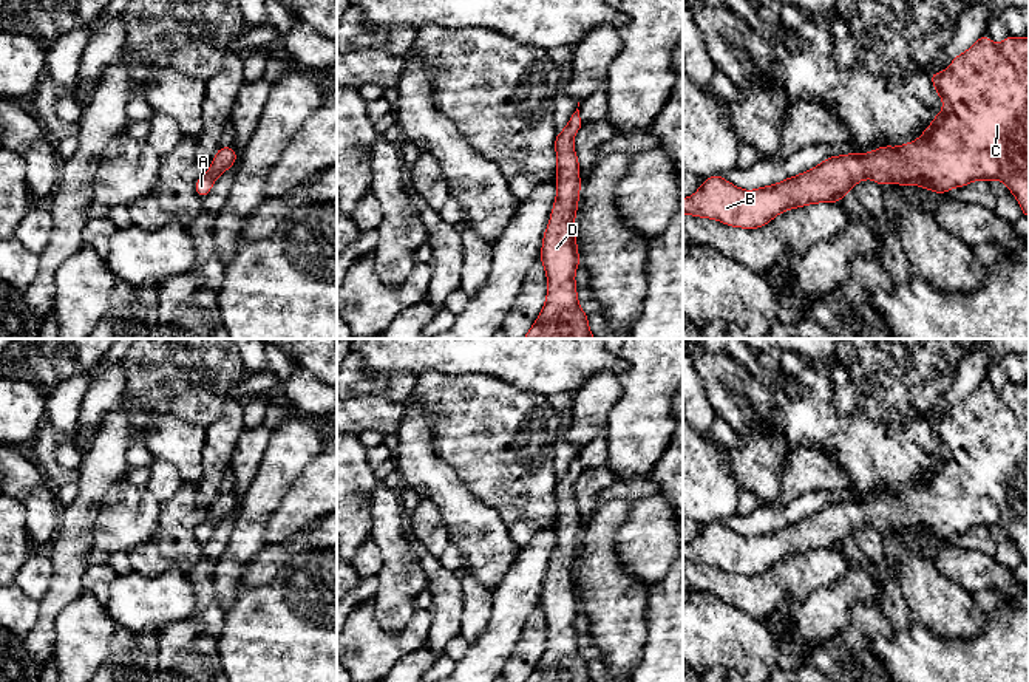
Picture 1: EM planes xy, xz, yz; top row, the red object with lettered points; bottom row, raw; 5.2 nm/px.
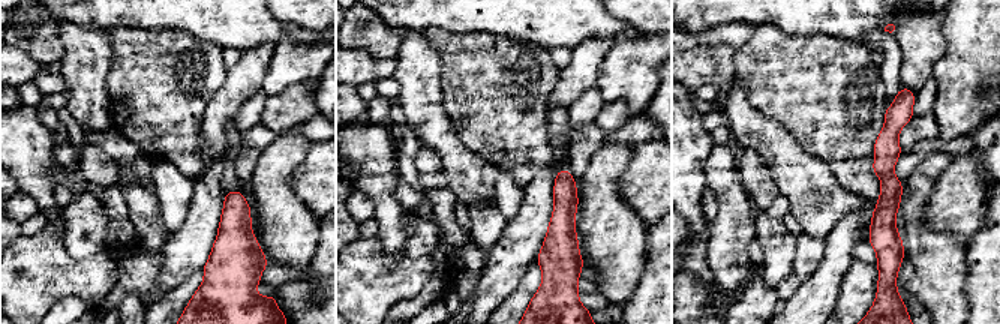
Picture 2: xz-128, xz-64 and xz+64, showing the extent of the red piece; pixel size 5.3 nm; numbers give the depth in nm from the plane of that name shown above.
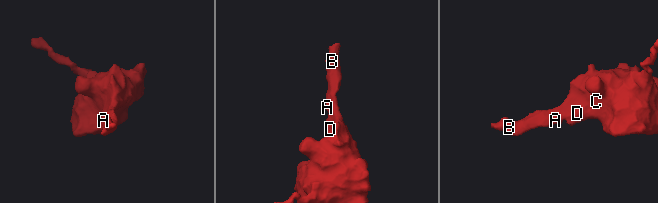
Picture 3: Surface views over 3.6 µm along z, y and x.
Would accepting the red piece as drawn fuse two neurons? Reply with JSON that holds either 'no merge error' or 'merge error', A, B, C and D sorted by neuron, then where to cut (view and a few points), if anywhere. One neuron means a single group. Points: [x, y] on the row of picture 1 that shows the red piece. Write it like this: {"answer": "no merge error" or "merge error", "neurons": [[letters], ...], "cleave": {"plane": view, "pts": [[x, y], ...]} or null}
{"answer": "no merge error", "neurons": [["A", "B", "C", "D"]], "cleave": null}

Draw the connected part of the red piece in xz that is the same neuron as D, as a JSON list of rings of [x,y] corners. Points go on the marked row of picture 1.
[[[579,110],[570,116],[569,124],[561,133],[556,133],[556,198],[550,213],[548,226],[542,237],[541,263],[547,274],[547,298],[528,332],[522,339],[595,339],[587,314],[579,308],[576,297],[575,272],[579,266],[579,254],[575,237],[575,215],[578,210],[581,179],[579,162],[573,147],[573,136],[582,127],[584,121]]]

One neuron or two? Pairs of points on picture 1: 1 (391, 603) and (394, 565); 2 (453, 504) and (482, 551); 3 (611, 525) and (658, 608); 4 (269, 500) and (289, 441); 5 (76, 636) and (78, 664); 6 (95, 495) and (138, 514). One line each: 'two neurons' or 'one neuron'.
1: one neuron
2: one neuron
3: two neurons
4: one neuron
5: one neuron
6: two neurons

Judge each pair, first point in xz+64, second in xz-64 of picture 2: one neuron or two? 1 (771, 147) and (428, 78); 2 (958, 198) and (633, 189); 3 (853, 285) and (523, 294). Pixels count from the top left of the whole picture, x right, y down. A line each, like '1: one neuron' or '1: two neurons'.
1: one neuron
2: one neuron
3: one neuron

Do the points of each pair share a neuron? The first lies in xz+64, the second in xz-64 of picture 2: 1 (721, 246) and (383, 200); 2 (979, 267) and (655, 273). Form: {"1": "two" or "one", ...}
{"1": "one", "2": "one"}

